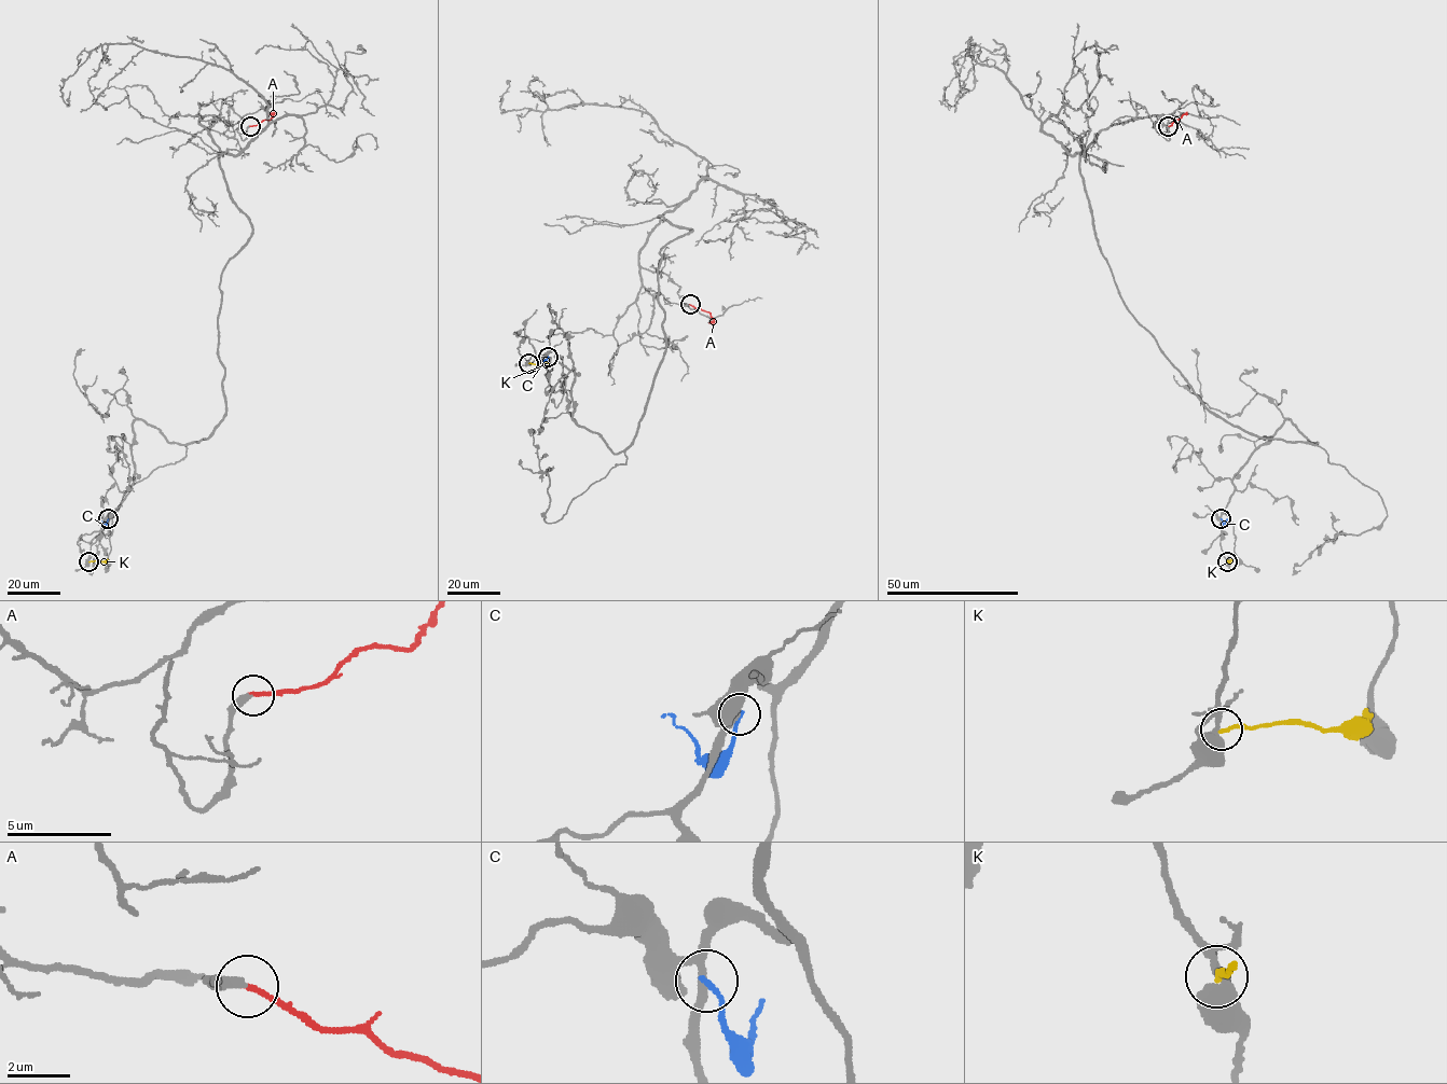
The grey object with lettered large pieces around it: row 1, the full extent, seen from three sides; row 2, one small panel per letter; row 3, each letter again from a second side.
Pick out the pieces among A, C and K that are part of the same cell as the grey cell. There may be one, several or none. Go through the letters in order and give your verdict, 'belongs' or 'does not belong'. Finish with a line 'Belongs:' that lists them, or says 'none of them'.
A: belongs
C: does not belong
K: does not belong
Belongs: A

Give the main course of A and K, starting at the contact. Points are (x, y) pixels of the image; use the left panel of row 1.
A: (250, 126), (270, 120), (274, 114), (269, 114)
K: (88, 561), (108, 559)

